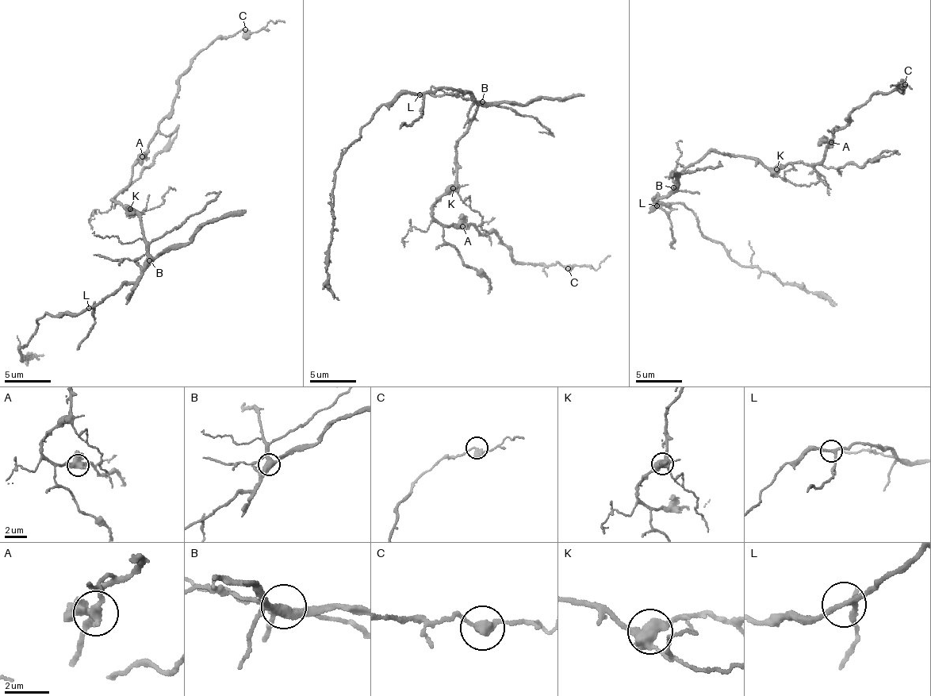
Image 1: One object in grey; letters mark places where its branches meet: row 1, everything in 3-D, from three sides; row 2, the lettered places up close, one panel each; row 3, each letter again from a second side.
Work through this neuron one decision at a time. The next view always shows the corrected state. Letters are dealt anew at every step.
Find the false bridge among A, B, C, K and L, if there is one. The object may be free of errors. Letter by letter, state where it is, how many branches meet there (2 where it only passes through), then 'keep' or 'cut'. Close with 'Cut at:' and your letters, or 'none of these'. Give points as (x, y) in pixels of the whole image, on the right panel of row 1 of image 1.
A: place (831, 142); branches 4; keep
B: place (673, 187); branches 4; keep
C: place (905, 84); branches 2; keep
K: place (776, 169); branches 4; keep
L: place (657, 205); branches 3; keep
Cut at: none of these

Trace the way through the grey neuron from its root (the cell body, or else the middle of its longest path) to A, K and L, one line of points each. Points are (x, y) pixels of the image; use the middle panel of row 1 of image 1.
A: (472, 118), (455, 148), (454, 186), (433, 208), (438, 221), (448, 227), (452, 223), (462, 226)
K: (472, 118), (470, 128), (455, 148), (457, 174), (454, 188)
L: (472, 118), (476, 114), (477, 103), (480, 102), (466, 93), (442, 87), (419, 94)

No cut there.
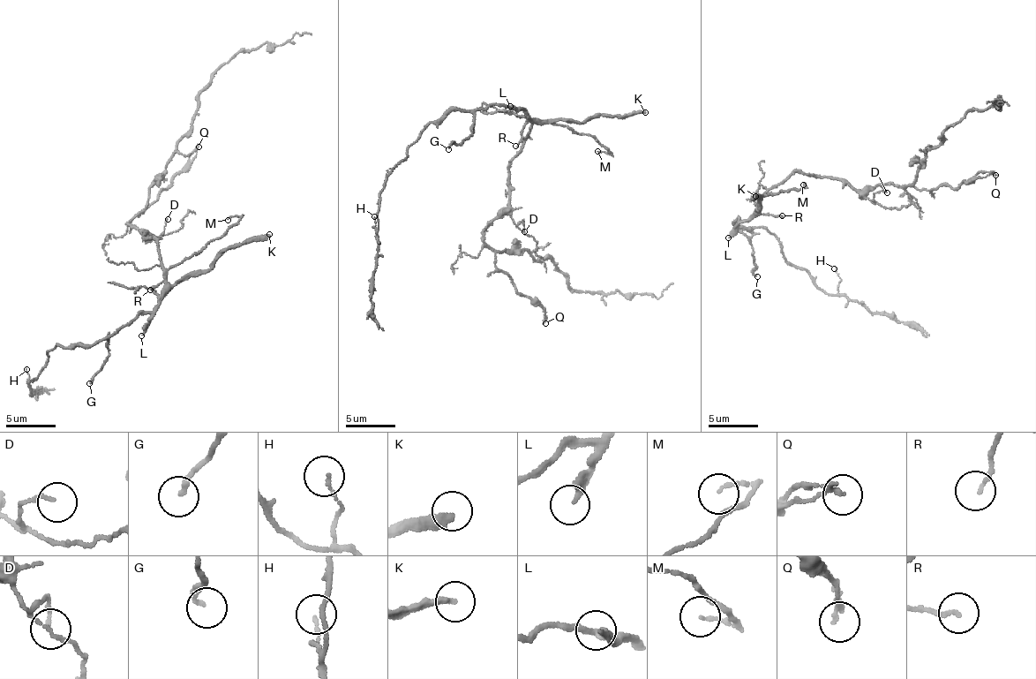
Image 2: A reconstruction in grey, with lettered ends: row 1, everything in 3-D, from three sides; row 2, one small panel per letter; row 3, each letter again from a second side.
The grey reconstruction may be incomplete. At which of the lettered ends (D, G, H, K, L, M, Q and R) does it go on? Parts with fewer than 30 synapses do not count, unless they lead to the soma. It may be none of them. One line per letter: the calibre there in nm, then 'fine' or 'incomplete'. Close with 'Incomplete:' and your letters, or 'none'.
D: calibre 110 nm; fine
G: calibre 160 nm; fine
H: calibre 90 nm; fine
K: calibre 320 nm; incomplete
L: calibre 200 nm; incomplete
M: calibre 120 nm; fine
Q: calibre 130 nm; fine
R: calibre 140 nm; fine
Incomplete: K, L

